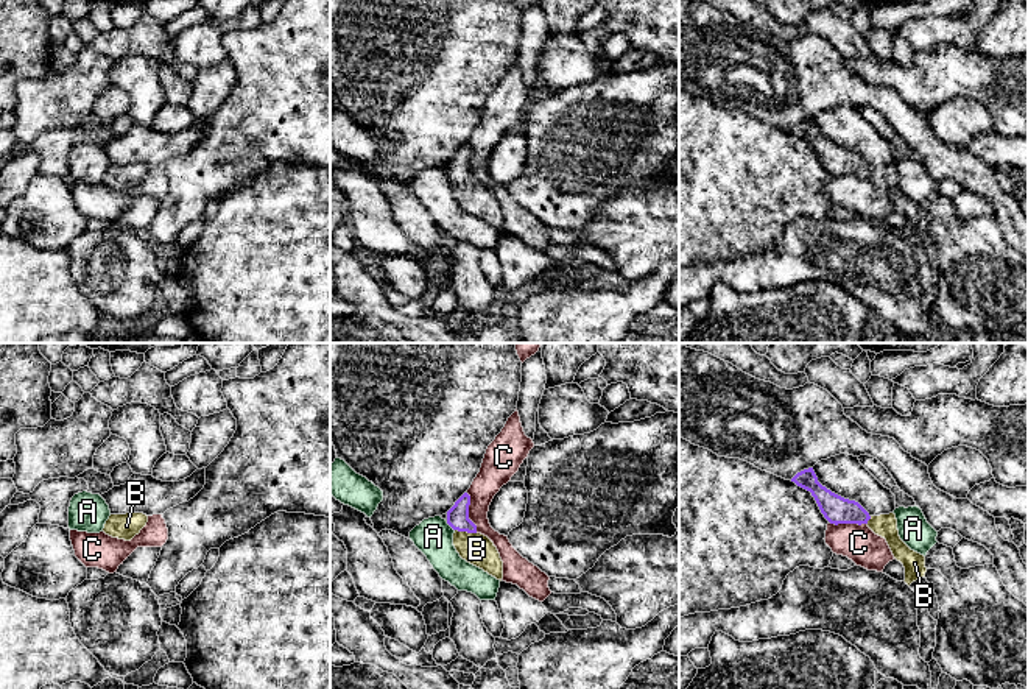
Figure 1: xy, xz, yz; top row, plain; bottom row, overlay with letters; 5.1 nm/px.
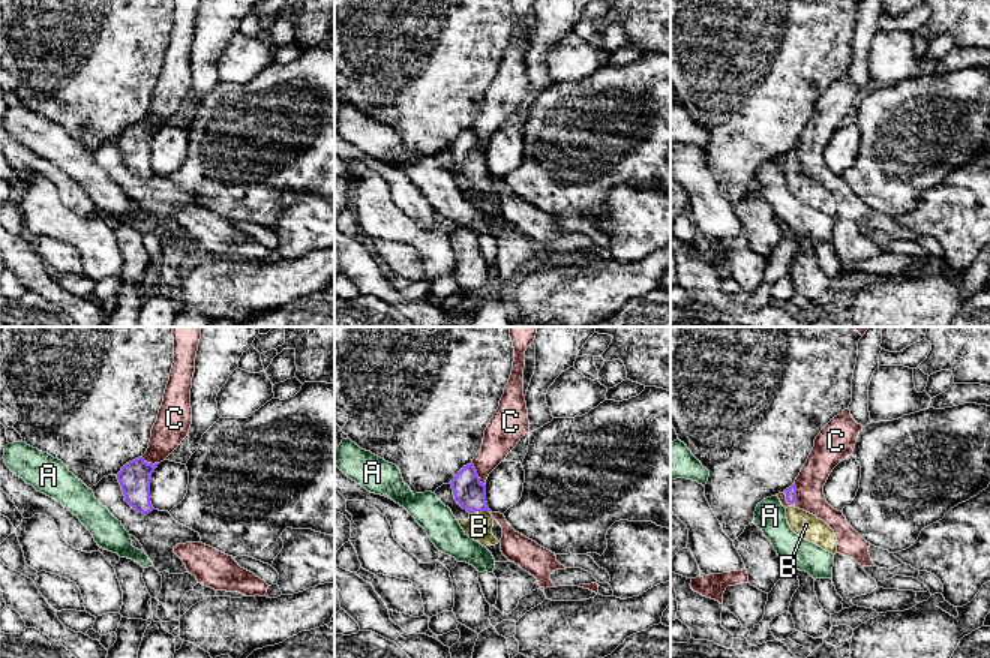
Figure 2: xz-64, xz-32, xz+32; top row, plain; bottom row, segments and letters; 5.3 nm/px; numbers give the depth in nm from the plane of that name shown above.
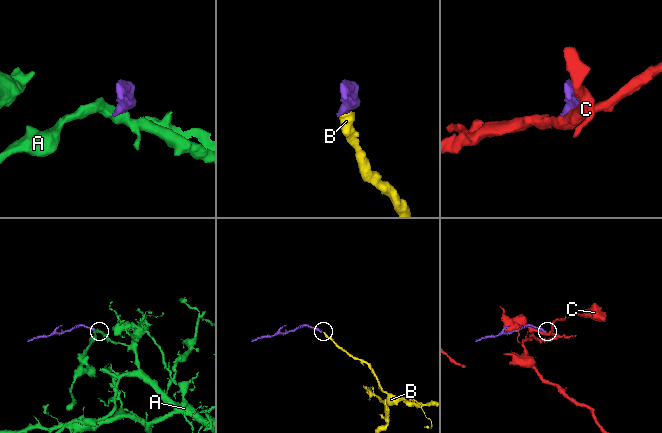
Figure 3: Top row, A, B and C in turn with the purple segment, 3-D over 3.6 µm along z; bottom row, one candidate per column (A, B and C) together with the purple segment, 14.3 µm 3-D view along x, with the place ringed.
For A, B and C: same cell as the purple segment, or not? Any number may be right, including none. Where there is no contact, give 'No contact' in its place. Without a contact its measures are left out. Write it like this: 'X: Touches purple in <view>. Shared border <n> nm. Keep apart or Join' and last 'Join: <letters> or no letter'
A: Touches purple in xz. Shared border 70 nm. Keep apart
B: Touches purple in xz. Shared border 110 nm. Join
C: Touches purple in xz. Shared border 220 nm. Keep apart
Join: B

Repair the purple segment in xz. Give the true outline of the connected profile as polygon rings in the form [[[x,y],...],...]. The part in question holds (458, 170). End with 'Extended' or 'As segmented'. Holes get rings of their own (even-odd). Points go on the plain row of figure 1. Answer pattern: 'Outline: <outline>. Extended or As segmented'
Outline: [[[464,143],[447,162],[447,175],[455,181],[453,196],[463,210],[502,232],[500,204],[488,187],[477,182],[477,176],[469,170],[469,156],[470,147]]]. Extended

